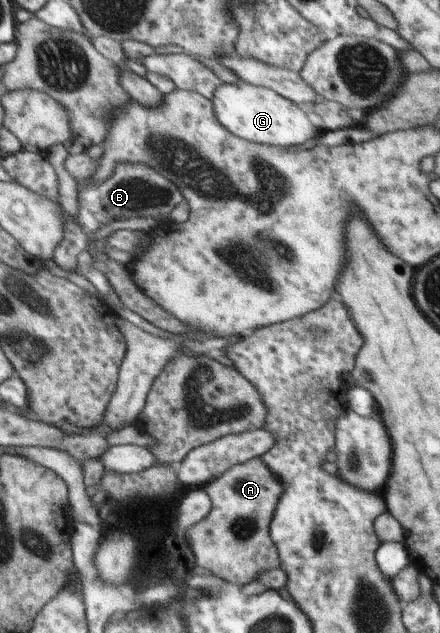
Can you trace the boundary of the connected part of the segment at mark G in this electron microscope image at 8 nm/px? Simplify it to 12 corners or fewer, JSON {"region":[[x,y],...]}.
{"region":[[246,81],[211,96],[223,128],[253,144],[322,133],[307,110]]}

